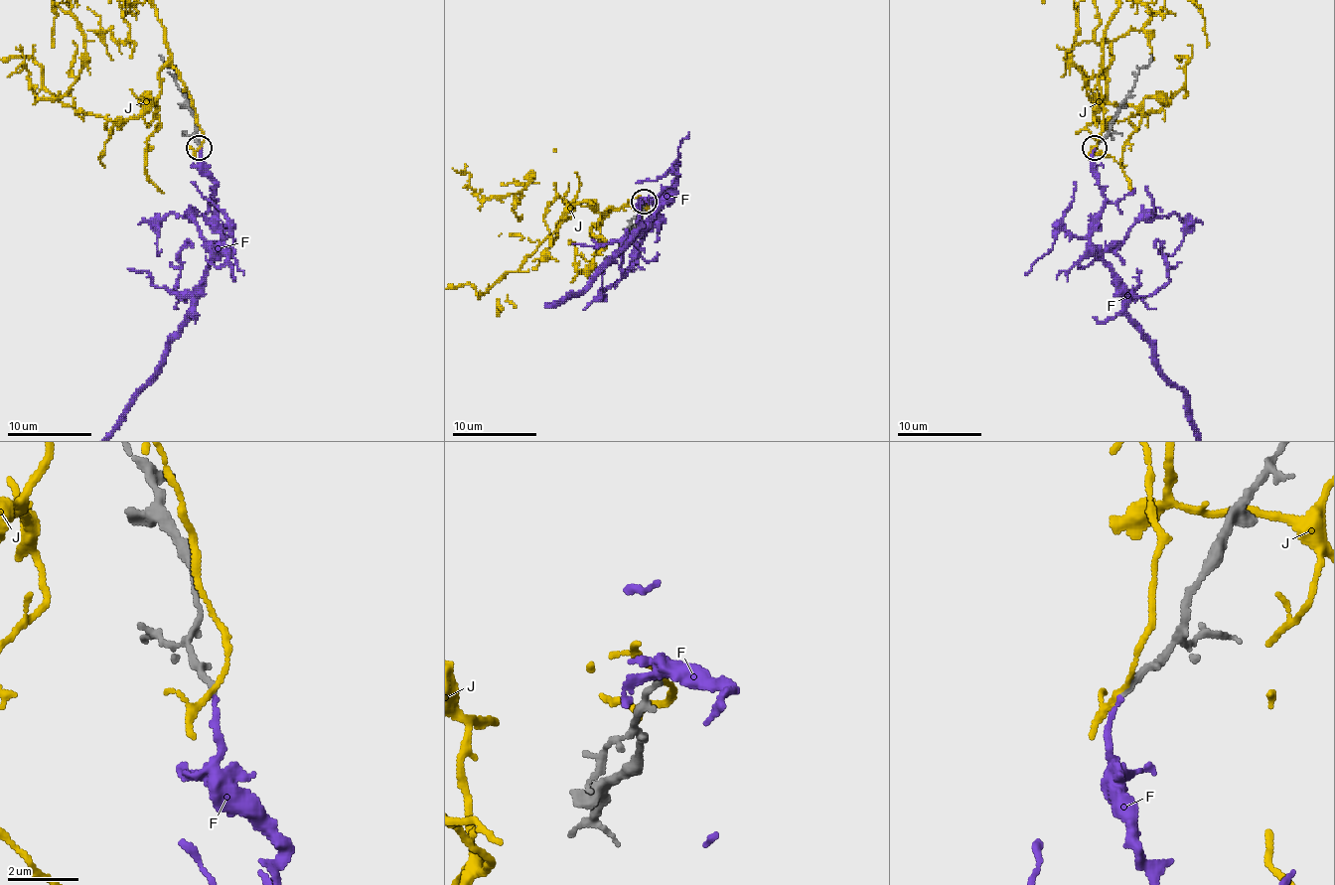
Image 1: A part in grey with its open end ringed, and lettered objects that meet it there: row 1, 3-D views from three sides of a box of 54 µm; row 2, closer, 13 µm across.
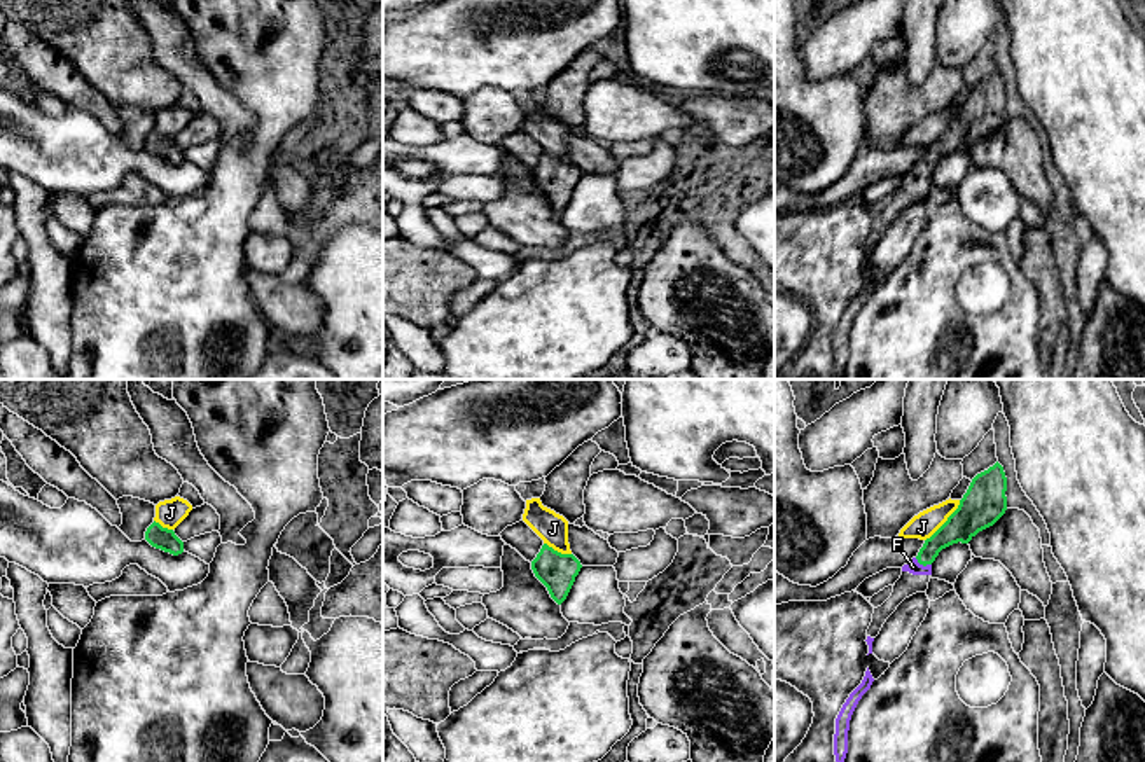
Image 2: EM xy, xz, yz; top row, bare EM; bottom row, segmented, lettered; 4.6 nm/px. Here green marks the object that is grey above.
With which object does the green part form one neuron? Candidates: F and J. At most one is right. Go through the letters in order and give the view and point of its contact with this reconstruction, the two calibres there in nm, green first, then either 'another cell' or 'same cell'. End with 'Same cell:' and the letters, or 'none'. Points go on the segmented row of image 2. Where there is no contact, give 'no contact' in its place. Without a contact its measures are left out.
F: yz (923, 565) | 140/70 nm | same cell
J: yz (946, 521) | 200/120 nm | another cell
Same cell: F

